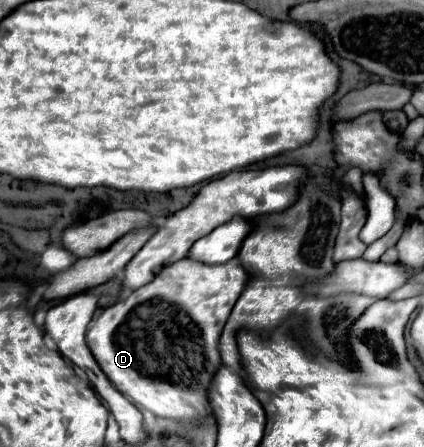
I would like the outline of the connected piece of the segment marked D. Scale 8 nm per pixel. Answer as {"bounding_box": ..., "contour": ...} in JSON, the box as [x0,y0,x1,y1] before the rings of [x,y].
{"bounding_box":[87,258,247,420],"contour":[[[189,258],[179,260],[173,266],[165,266],[161,274],[121,300],[107,306],[87,332],[87,346],[99,362],[101,370],[115,384],[115,388],[131,402],[141,404],[149,412],[163,418],[193,420],[203,418],[211,410],[207,406],[207,386],[221,364],[217,342],[227,322],[227,314],[247,284],[247,272],[239,266],[239,260],[225,264],[203,264]]]}

